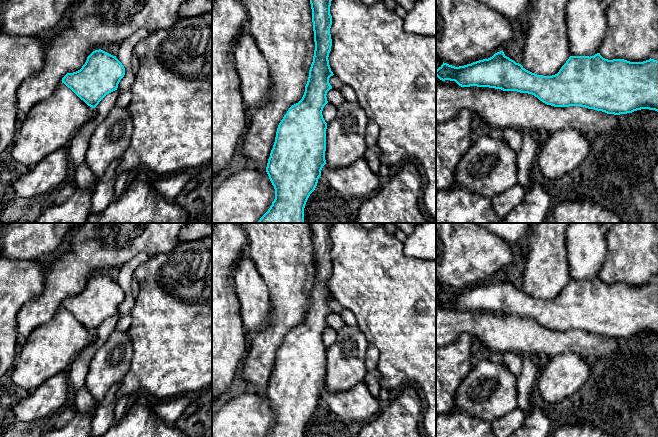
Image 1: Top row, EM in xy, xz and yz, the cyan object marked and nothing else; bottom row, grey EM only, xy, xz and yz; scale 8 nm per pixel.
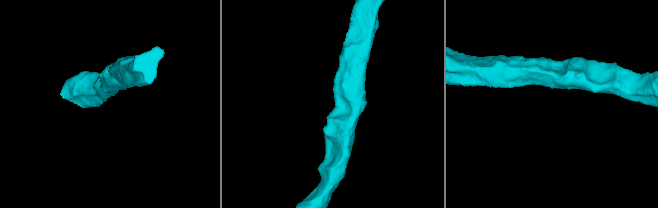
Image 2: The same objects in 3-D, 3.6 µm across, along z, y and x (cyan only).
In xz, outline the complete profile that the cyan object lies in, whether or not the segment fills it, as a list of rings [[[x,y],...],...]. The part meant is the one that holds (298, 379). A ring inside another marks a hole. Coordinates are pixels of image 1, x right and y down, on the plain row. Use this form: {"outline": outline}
{"outline": [[[239,223],[246,233],[247,249],[250,253],[250,259],[254,263],[255,268],[259,272],[261,278],[265,282],[271,308],[271,321],[270,323],[252,336],[251,347],[243,361],[243,370],[241,375],[245,381],[252,384],[256,388],[256,392],[261,395],[266,395],[269,403],[275,413],[275,423],[266,437],[304,437],[304,432],[310,418],[315,414],[318,403],[321,400],[321,394],[326,388],[325,375],[326,375],[326,353],[327,347],[325,346],[322,335],[324,330],[328,327],[327,316],[332,313],[329,307],[329,302],[333,300],[329,289],[329,277],[331,275],[332,263],[330,252],[332,249],[332,240],[330,238],[330,230],[332,223]]]}

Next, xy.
{"outline": [[[101,273],[93,275],[80,294],[67,297],[49,322],[29,334],[11,370],[13,383],[31,392],[52,376],[67,370],[77,355],[94,342],[94,332],[99,326],[117,314],[124,299],[125,292],[116,280]]]}

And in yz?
{"outline": [[[503,275],[488,283],[455,291],[444,287],[436,294],[436,346],[454,342],[462,333],[472,336],[475,345],[482,345],[492,353],[512,352],[521,357],[540,357],[546,362],[564,353],[574,353],[594,364],[618,349],[617,340],[641,333],[658,336],[658,285],[630,286],[608,284],[600,277],[594,280],[570,280],[559,296],[552,300],[537,299],[507,281]]]}

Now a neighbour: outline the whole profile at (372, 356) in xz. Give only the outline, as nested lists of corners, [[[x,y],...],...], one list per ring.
[[[369,344],[365,361],[367,371],[373,372],[377,370],[379,356],[379,350],[374,345]]]

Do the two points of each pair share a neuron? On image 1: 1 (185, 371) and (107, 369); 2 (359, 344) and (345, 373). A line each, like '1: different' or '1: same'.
1: different
2: same

